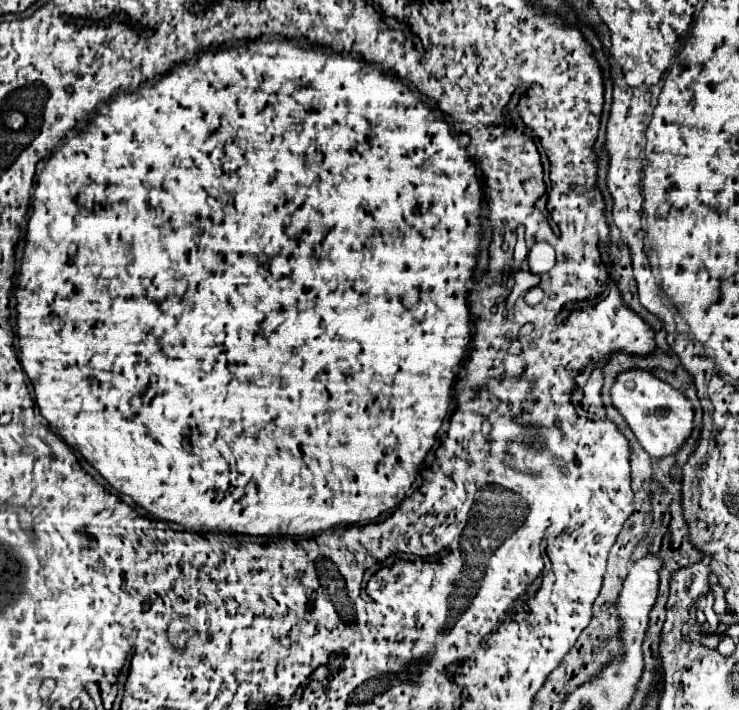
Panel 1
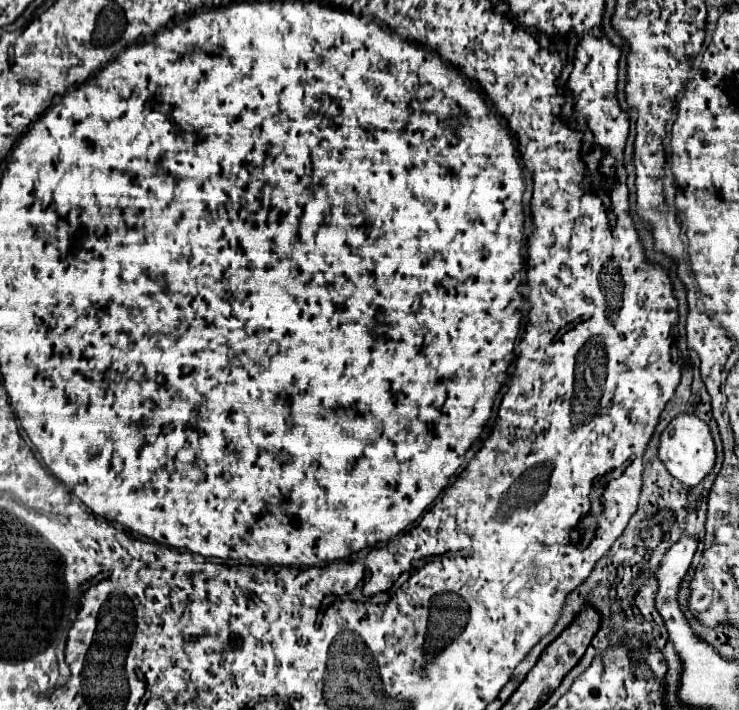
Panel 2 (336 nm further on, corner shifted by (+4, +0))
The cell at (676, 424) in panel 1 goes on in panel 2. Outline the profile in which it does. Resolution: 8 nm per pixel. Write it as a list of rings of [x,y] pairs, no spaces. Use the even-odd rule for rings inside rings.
[[[680,414],[676,416],[668,428],[664,430],[662,438],[660,438],[660,448],[658,448],[658,456],[664,462],[666,470],[678,478],[682,484],[694,488],[698,486],[714,468],[716,462],[716,446],[710,434],[710,428],[704,420],[692,416],[692,414]]]

